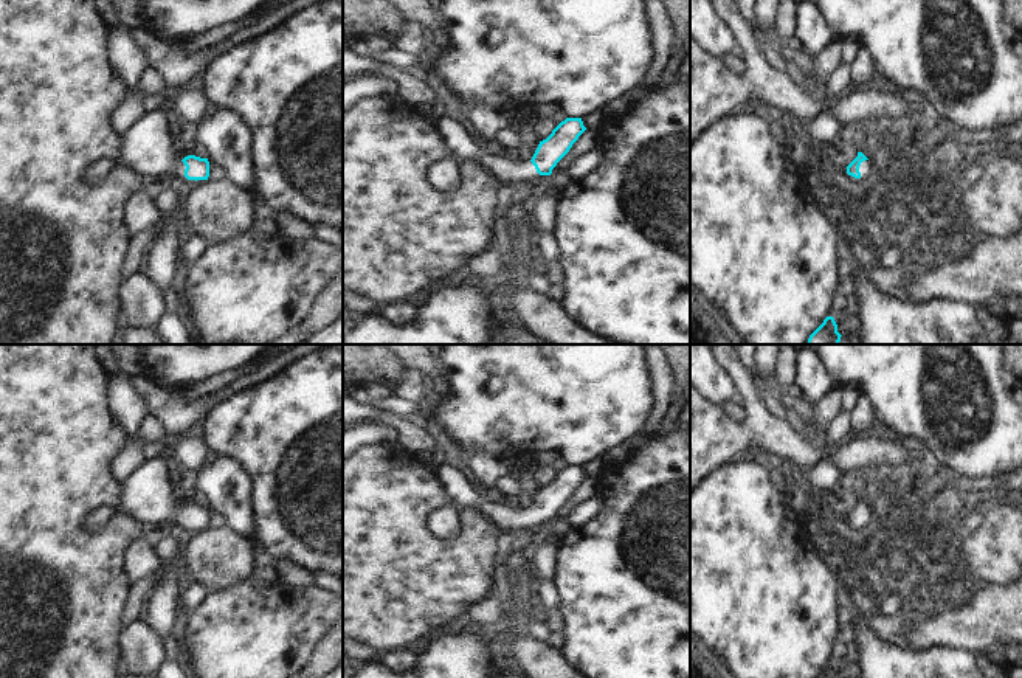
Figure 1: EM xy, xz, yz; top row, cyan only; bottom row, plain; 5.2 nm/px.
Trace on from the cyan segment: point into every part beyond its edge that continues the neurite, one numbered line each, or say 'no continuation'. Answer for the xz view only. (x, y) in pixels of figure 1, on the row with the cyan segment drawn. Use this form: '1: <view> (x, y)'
1: xz (462, 146).

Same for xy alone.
1: xy (146, 148).

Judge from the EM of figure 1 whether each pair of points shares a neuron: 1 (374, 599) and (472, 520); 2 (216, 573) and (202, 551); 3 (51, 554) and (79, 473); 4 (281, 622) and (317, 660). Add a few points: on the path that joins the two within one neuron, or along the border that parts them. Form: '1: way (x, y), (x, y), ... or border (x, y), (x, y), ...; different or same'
1: way (402, 582), (422, 582), (456, 548); same
2: way (216, 568), (207, 556); same
3: way (51, 534), (56, 529), (56, 497), (59, 494); same
4: border (326, 632), (304, 661); different

